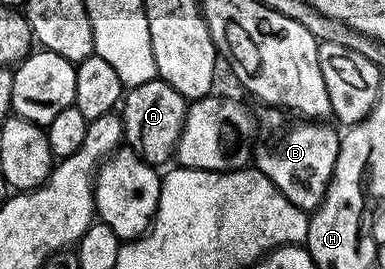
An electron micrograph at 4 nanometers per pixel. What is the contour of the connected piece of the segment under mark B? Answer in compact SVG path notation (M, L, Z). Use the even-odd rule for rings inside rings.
M263 106L258 110L257 132L263 135L263 145L254 149L254 167L262 176L269 178L269 182L273 182L273 186L293 202L293 206L308 214L314 212L317 206L321 206L331 181L339 153L340 133L334 132L330 123L292 118L282 108Z

